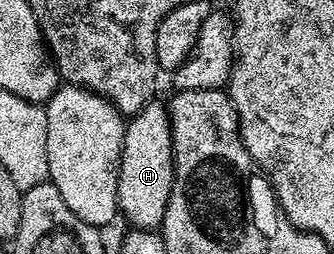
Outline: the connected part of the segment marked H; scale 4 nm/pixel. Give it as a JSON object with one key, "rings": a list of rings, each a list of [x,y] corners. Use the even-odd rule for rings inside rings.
{"rings":[[[151,100],[127,121],[122,159],[118,165],[118,209],[133,229],[157,231],[164,220],[174,183],[174,145],[170,111]]]}

